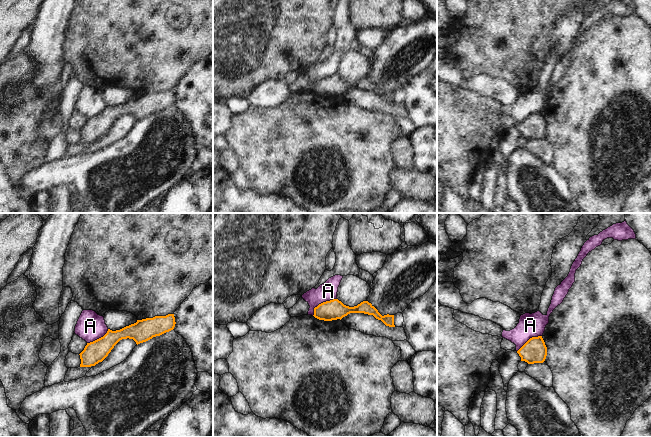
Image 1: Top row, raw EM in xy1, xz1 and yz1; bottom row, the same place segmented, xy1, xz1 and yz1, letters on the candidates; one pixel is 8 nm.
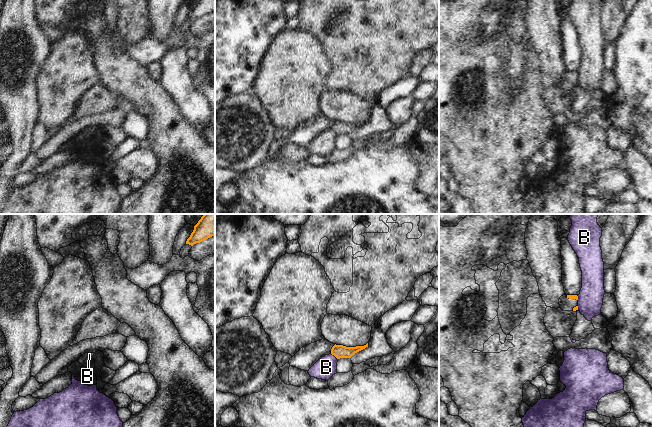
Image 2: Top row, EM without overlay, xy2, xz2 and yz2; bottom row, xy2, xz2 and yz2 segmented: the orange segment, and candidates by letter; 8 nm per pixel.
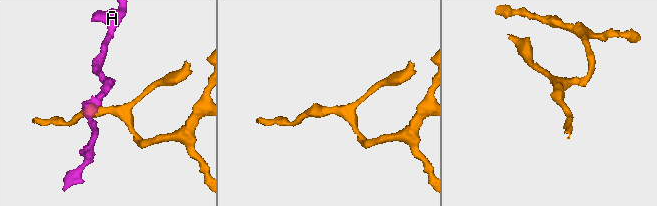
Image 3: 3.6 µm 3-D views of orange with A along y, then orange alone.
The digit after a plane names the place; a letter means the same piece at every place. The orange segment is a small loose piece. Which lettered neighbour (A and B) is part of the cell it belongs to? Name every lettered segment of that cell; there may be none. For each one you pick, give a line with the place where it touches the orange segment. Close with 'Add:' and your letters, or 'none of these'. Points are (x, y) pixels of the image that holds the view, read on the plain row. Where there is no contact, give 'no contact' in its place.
Add: none of these

